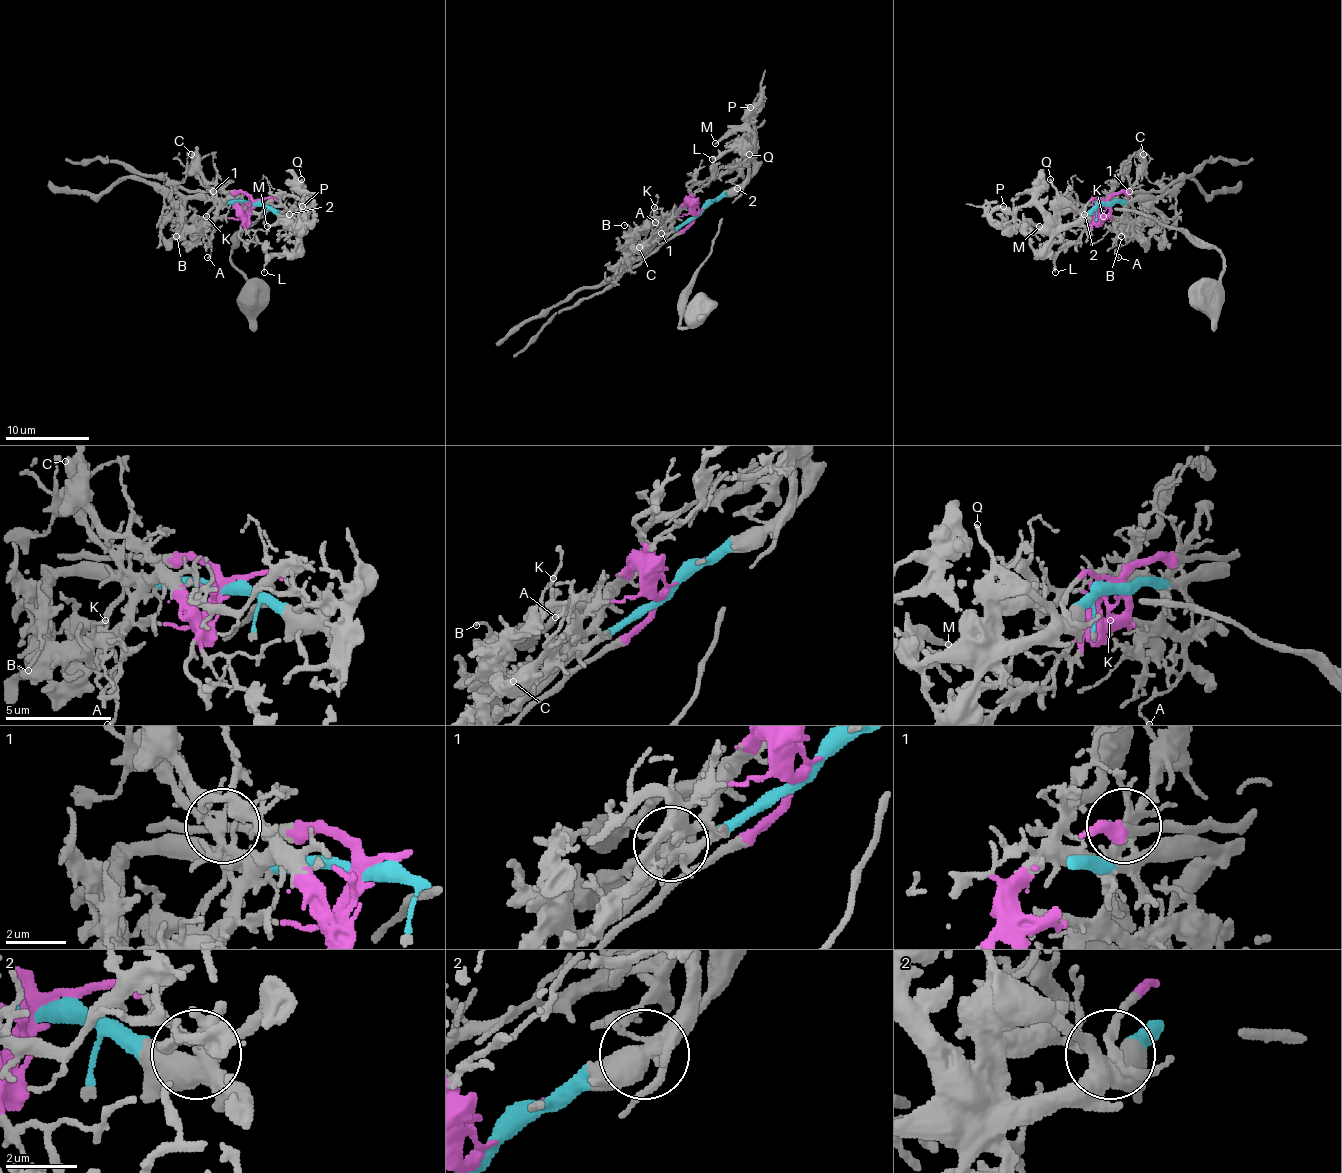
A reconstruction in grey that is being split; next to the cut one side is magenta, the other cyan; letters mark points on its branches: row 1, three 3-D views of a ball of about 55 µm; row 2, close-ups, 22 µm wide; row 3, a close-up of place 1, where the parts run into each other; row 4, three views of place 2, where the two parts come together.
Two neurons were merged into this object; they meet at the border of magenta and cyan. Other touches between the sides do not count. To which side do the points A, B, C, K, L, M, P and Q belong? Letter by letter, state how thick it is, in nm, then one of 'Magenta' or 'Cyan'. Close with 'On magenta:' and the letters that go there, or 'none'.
A: Thickness 80 nm. Magenta
B: Thickness 90 nm. Magenta
C: Thickness 460 nm. Magenta
K: Thickness 110 nm. Magenta
L: Thickness 170 nm. Cyan
M: Thickness 200 nm. Cyan
P: Thickness 200 nm. Cyan
Q: Thickness 180 nm. Cyan
On magenta: A, B, C, K

